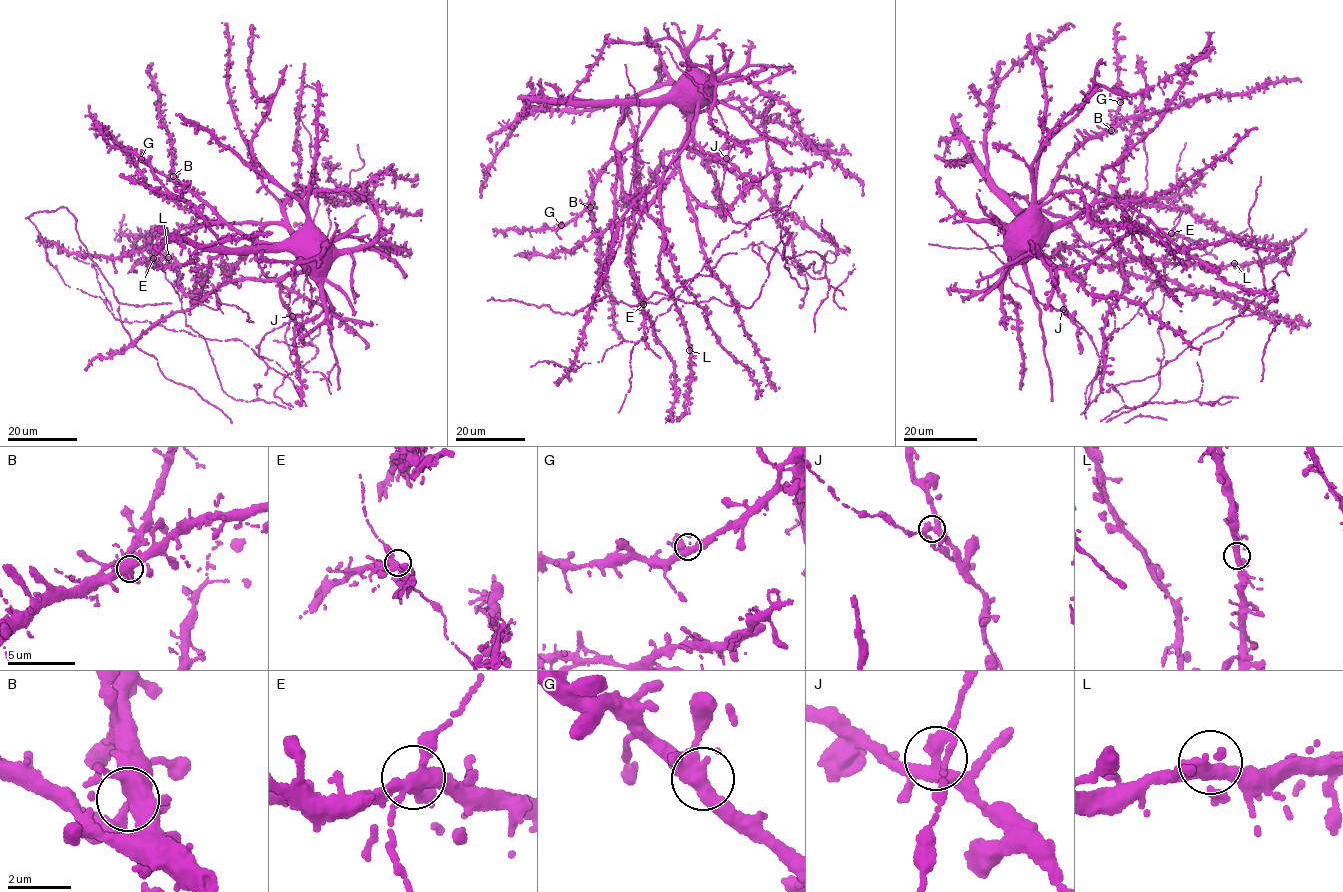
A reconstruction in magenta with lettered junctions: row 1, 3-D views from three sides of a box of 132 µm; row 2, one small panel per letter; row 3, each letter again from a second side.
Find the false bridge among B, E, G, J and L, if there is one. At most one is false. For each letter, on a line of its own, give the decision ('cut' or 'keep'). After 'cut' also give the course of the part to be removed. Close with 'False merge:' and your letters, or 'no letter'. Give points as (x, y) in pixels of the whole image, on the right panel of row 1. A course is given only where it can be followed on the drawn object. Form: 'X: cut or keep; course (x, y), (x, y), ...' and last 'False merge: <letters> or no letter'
B: keep
E: keep
G: keep
J: keep
L: keep
False merge: no letter

